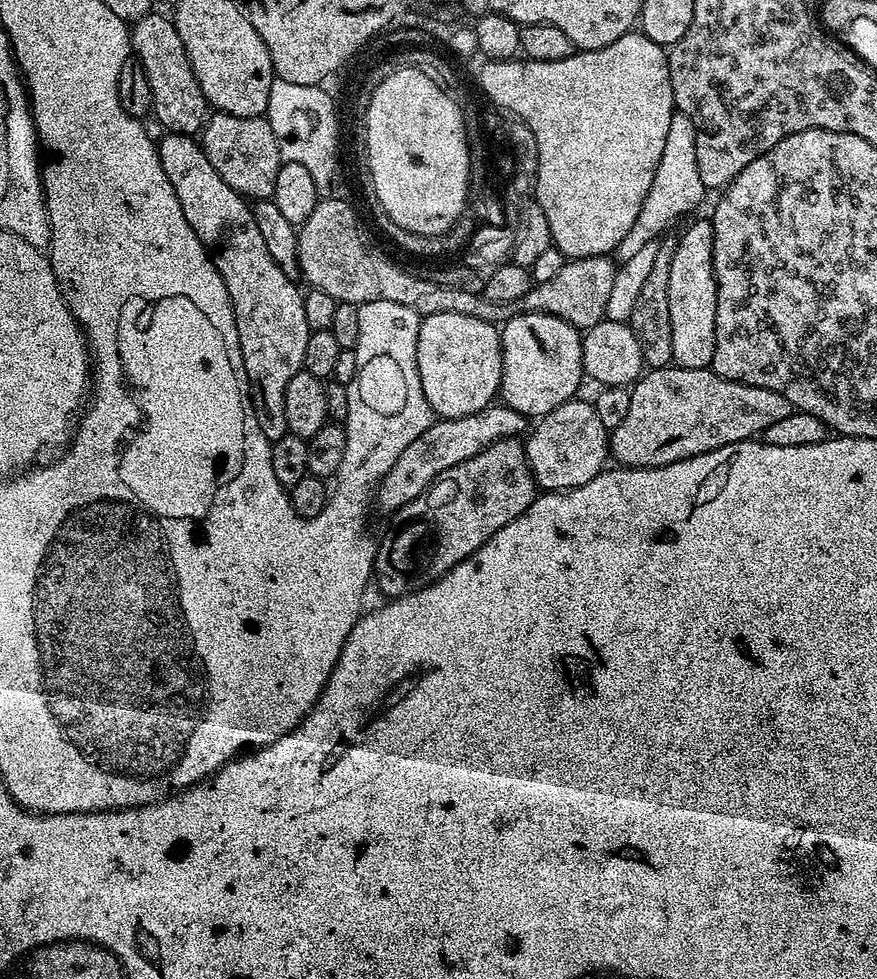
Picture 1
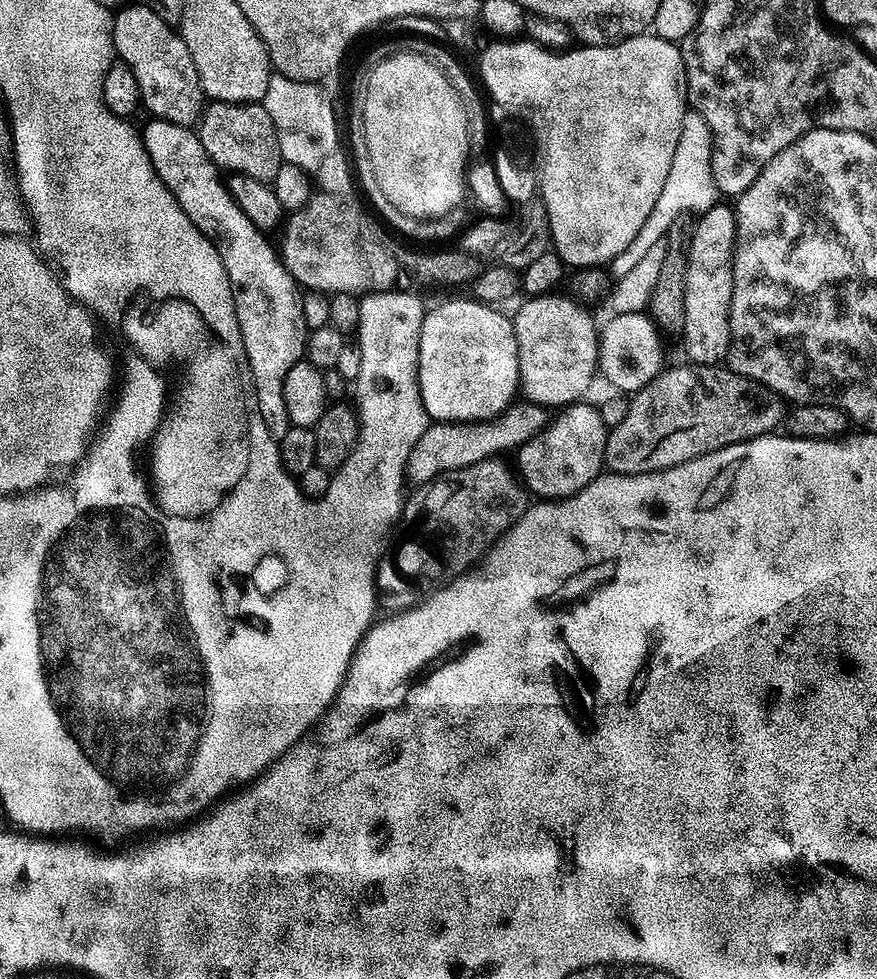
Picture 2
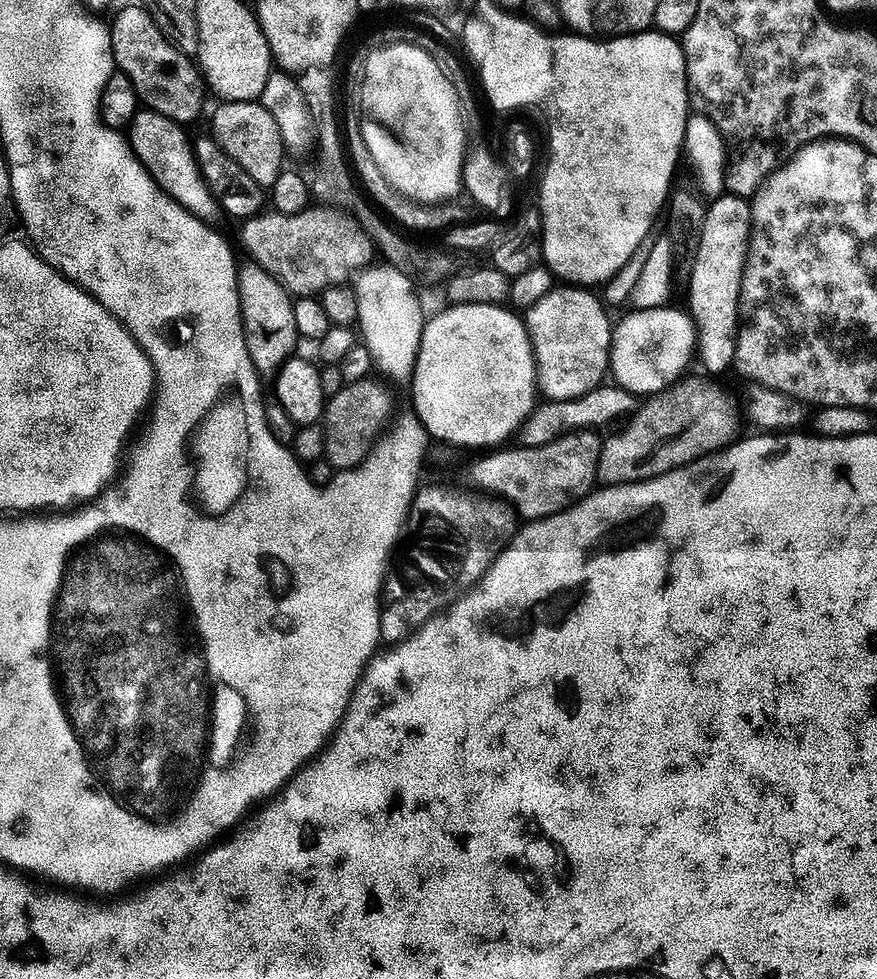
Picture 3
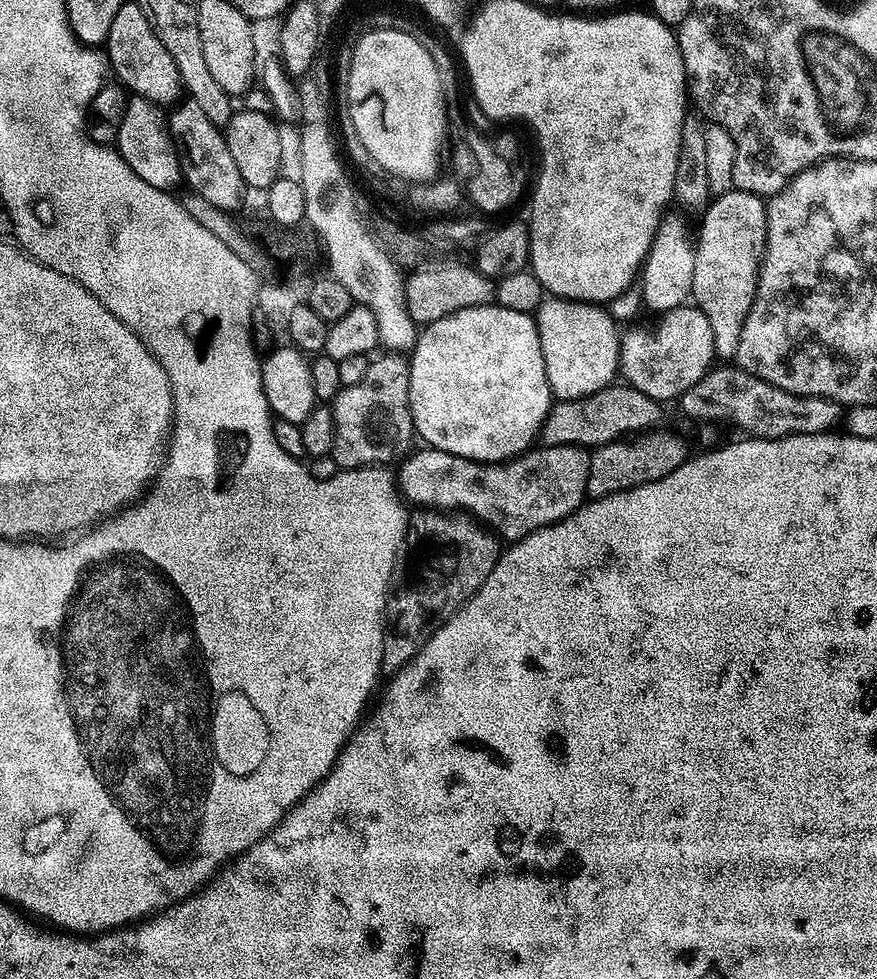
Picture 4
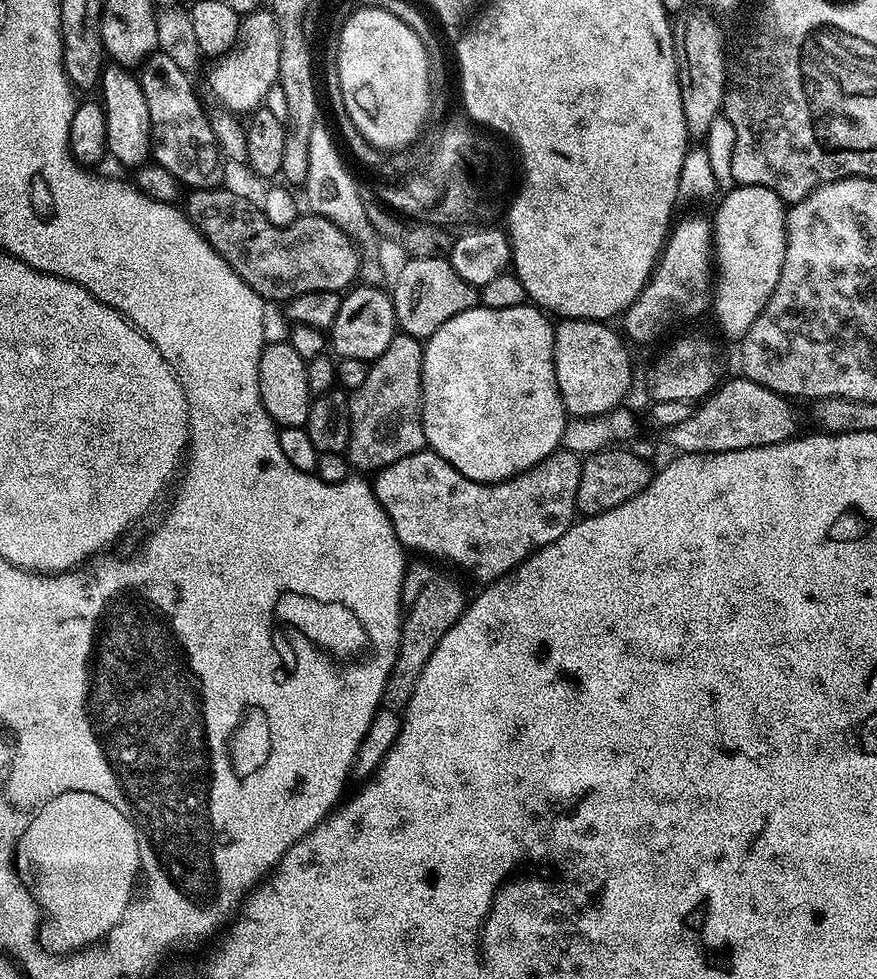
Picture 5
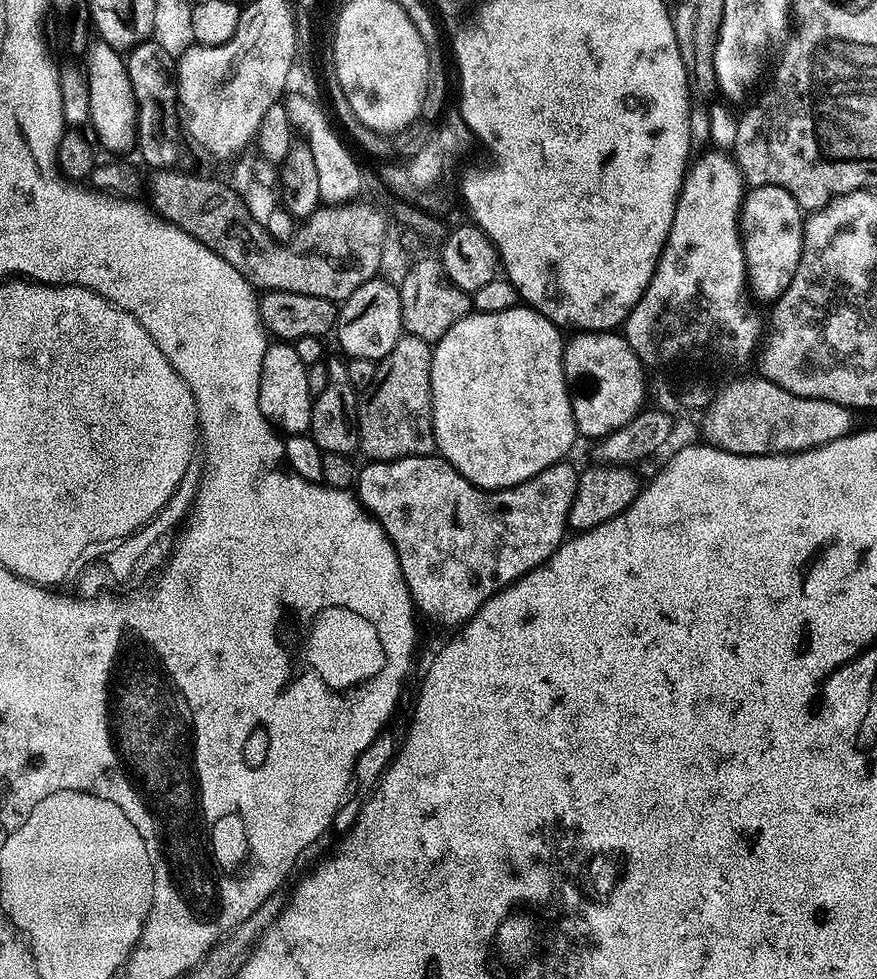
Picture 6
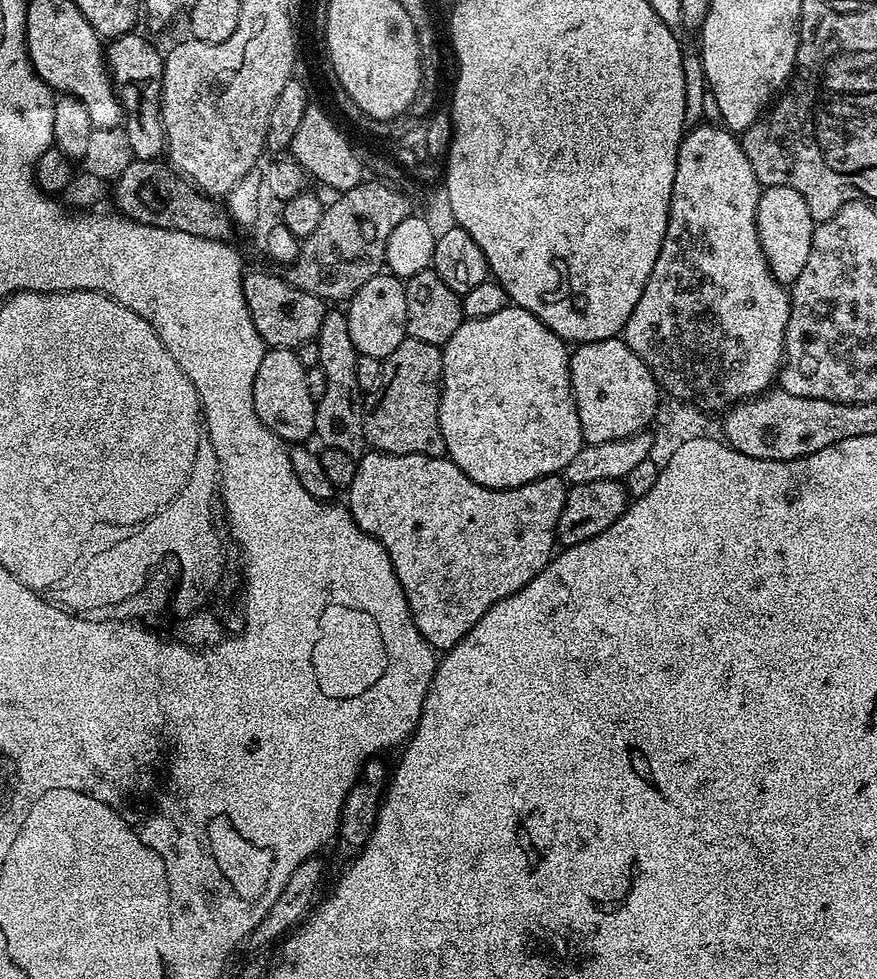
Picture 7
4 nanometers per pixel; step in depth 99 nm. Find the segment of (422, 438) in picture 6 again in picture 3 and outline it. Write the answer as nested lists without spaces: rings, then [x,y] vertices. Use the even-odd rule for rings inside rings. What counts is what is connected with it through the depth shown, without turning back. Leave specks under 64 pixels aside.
[[[369,378],[345,384],[342,390],[338,390],[338,394],[327,397],[322,417],[326,438],[324,459],[332,463],[333,469],[356,468],[370,455],[372,448],[393,419],[392,392],[383,384],[385,383],[383,379],[380,379],[381,381],[376,379]]]

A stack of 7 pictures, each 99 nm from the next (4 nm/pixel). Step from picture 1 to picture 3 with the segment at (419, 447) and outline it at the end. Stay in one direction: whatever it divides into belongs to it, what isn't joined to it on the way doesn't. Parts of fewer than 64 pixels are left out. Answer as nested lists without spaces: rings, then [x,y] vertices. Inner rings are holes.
[[[605,382],[600,387],[590,390],[573,400],[549,400],[537,403],[532,409],[527,420],[524,421],[519,433],[518,440],[525,448],[534,446],[546,446],[546,442],[554,442],[571,432],[585,430],[601,430],[607,424],[615,420],[623,421],[631,417],[638,408],[638,400],[631,392],[621,388],[612,382]]]

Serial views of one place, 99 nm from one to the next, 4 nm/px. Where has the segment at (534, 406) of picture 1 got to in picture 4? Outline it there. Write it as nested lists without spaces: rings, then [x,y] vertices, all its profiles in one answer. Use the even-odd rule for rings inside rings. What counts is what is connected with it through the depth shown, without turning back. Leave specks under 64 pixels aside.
[[[545,298],[545,300],[540,303],[539,308],[536,309],[534,319],[536,322],[536,329],[538,330],[538,338],[542,342],[542,358],[546,362],[546,378],[550,382],[552,395],[557,401],[577,400],[583,396],[589,396],[598,390],[609,387],[609,385],[617,379],[618,373],[620,372],[620,341],[622,339],[622,332],[621,329],[616,329],[616,324],[612,321],[611,314],[613,315],[607,307],[599,304],[586,304],[581,300],[561,300],[559,298]]]

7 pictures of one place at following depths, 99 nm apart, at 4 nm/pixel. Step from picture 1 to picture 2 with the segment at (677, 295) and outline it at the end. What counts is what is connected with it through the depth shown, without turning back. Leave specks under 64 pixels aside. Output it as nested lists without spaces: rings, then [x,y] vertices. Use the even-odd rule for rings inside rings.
[[[718,202],[710,210],[699,213],[688,241],[686,266],[686,318],[682,329],[684,352],[696,366],[716,366],[728,355],[732,344],[730,334],[730,298],[732,297],[732,252],[736,249],[736,213],[727,203]]]

